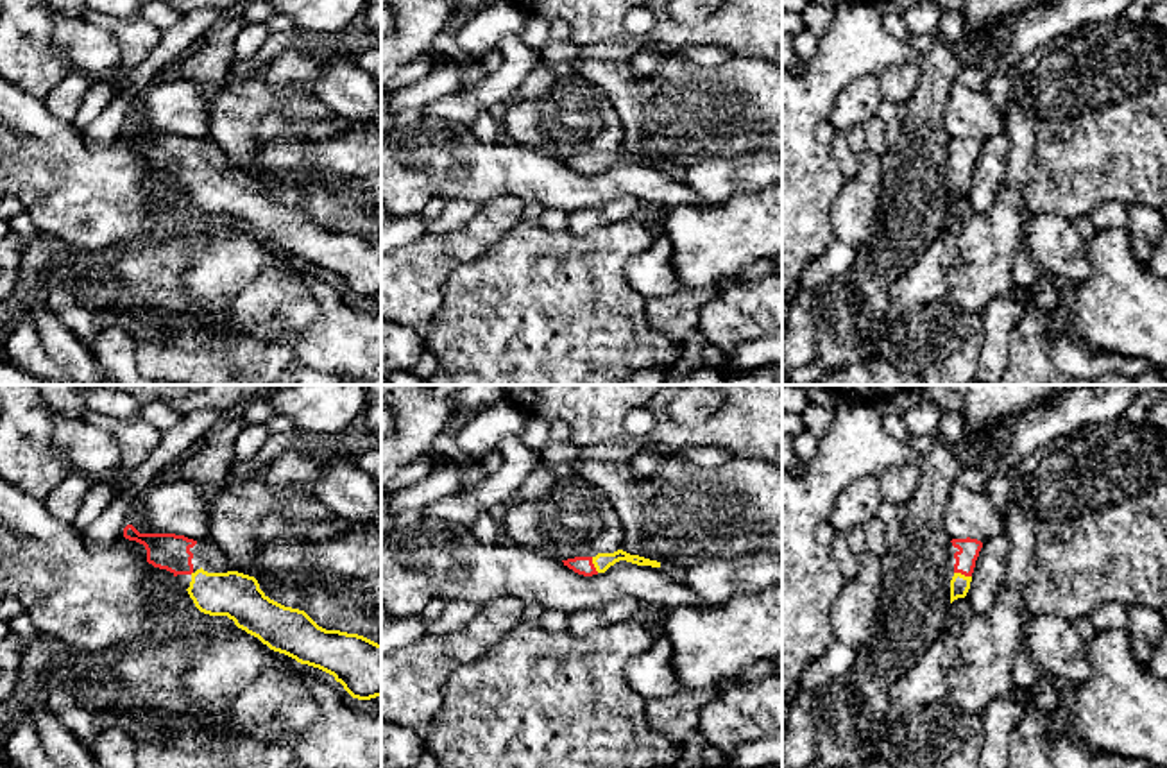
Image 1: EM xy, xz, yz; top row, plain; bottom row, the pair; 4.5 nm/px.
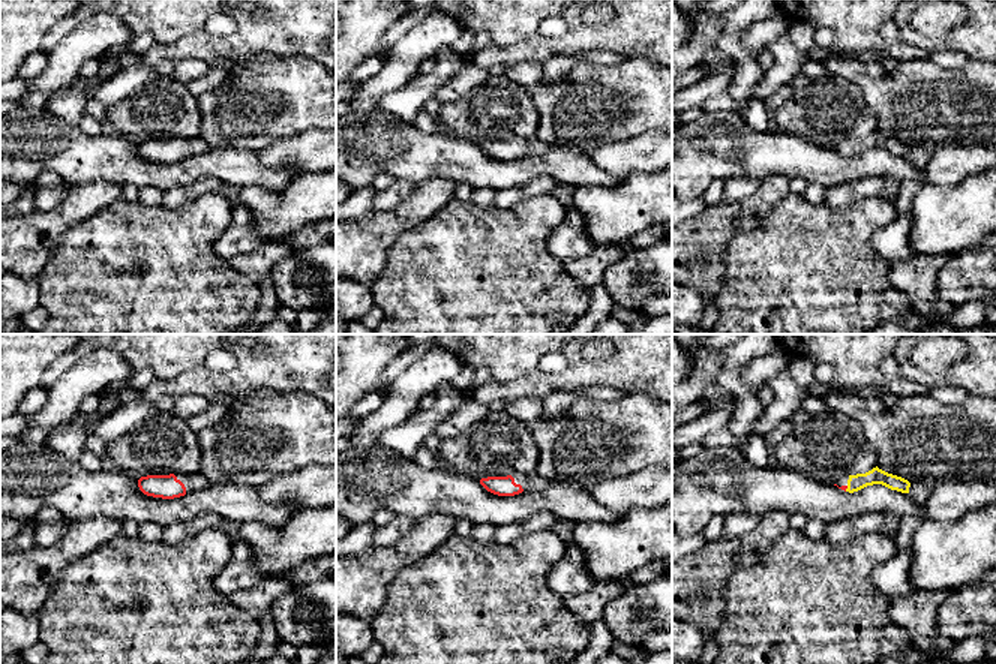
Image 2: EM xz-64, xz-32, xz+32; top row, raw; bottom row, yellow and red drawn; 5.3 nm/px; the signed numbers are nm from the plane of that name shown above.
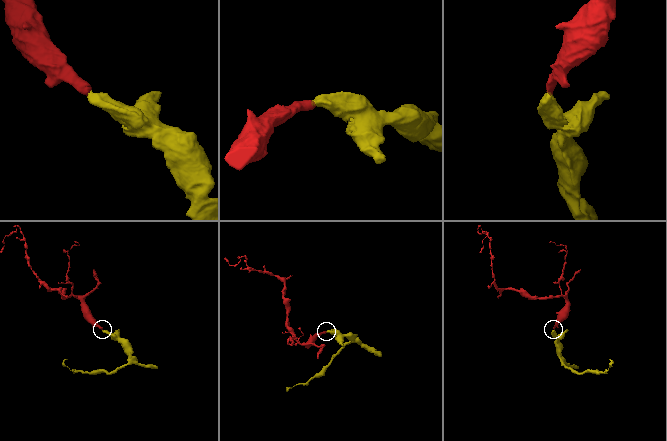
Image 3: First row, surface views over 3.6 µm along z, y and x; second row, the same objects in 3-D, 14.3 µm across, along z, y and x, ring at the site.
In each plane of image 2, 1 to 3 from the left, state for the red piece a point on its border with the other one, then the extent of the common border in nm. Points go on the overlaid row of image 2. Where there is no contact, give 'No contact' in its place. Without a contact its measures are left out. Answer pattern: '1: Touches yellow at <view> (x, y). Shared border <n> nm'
1: No contact
2: No contact
3: Touches yellow at xz+32 (846, 489). Shared border 40 nm

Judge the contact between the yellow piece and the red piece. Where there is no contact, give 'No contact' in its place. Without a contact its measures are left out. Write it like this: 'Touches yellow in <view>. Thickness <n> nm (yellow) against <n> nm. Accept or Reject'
Touches yellow in yz. Thickness 90 nm (yellow) against 100 nm. Accept

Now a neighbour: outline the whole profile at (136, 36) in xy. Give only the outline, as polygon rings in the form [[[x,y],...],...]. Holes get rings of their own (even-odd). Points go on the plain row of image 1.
[[[89,9],[84,20],[116,36],[122,48],[120,68],[124,72],[131,72],[145,61],[161,39],[161,32],[141,14],[131,20],[120,20]]]

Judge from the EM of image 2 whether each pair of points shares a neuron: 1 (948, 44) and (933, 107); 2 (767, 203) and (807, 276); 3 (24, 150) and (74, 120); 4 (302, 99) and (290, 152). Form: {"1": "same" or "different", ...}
{"1": "different", "2": "different", "3": "different", "4": "different"}

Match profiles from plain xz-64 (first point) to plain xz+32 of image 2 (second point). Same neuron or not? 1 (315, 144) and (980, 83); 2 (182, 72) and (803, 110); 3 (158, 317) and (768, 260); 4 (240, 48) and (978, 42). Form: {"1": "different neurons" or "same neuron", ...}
{"1": "different neurons", "2": "different neurons", "3": "same neuron", "4": "same neuron"}

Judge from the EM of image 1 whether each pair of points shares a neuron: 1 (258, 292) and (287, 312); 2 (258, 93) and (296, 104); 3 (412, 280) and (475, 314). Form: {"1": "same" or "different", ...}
{"1": "same", "2": "same", "3": "different"}

